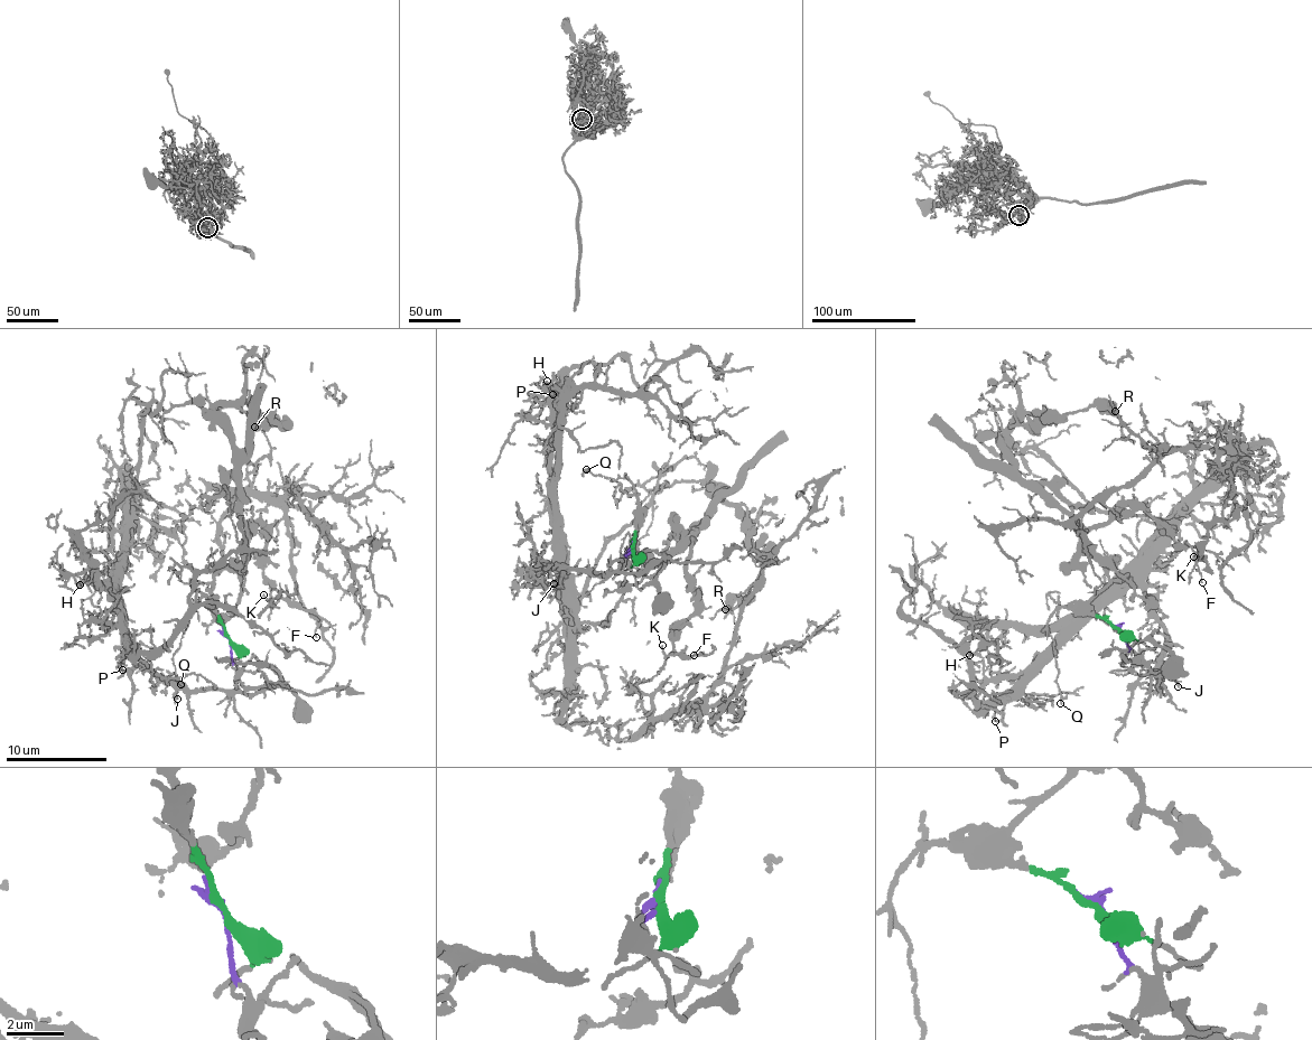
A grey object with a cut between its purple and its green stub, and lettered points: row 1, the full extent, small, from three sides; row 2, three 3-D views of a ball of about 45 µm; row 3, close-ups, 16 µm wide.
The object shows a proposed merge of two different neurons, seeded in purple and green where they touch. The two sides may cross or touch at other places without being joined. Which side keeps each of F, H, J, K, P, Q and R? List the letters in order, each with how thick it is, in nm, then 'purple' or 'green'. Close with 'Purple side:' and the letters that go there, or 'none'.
F: calibre 110 nm; green
H: calibre 90 nm; purple
J: calibre 160 nm; purple
K: calibre 120 nm; green
P: calibre 140 nm; purple
Q: calibre 100 nm; green
R: calibre 360 nm; green
Purple side: H, J, P

